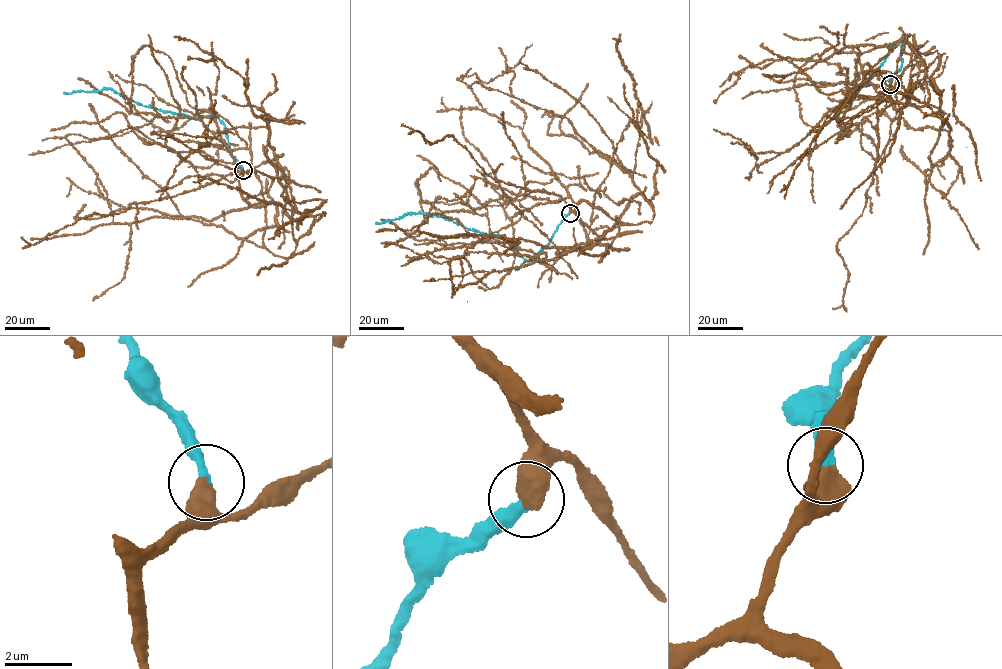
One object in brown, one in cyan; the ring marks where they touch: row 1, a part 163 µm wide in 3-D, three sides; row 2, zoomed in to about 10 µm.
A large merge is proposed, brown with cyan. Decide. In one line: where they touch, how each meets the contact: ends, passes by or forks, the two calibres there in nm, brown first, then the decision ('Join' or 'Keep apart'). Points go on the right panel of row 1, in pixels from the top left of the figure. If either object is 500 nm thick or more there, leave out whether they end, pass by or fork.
Place: (890, 84). Thickness 650 nm (brown) against 300 nm. Join

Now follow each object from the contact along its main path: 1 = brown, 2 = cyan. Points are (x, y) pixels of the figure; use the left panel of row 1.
1: (242, 170), (277, 205), (99, 196), (287, 258), (266, 127), (29, 155)
2: (243, 170), (231, 154), (225, 125), (212, 115), (191, 118), (158, 110), (106, 88), (63, 92)

